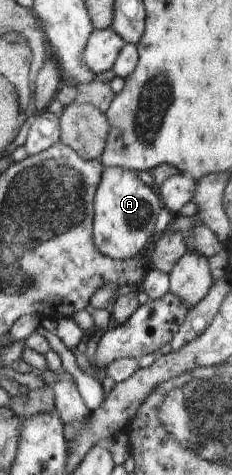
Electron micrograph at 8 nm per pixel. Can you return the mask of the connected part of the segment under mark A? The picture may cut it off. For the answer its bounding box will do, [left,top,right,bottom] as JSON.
[94,167,159,261]

